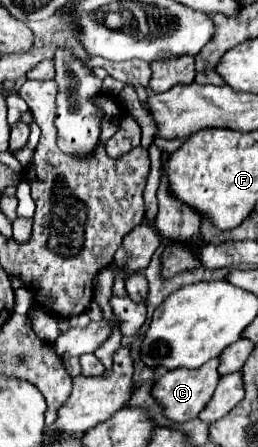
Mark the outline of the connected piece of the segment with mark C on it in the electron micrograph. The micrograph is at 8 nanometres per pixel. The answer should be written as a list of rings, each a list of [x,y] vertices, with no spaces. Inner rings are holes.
[[[211,359],[207,361],[207,365],[201,365],[199,369],[173,369],[167,371],[165,375],[161,375],[151,389],[151,397],[157,401],[157,405],[163,409],[163,415],[173,421],[173,423],[183,423],[189,419],[195,419],[199,415],[199,411],[207,405],[207,401],[211,399],[217,381],[219,381],[219,373],[217,373],[217,365],[219,359]]]

